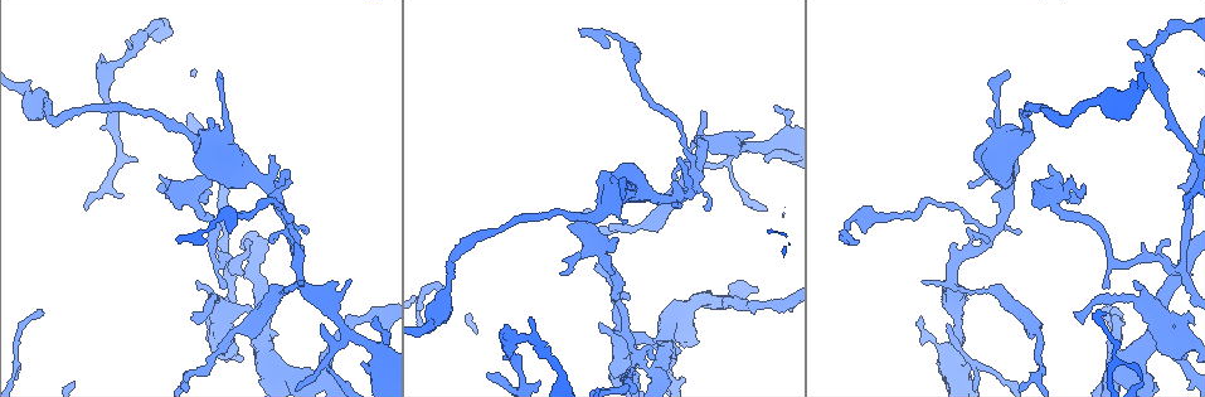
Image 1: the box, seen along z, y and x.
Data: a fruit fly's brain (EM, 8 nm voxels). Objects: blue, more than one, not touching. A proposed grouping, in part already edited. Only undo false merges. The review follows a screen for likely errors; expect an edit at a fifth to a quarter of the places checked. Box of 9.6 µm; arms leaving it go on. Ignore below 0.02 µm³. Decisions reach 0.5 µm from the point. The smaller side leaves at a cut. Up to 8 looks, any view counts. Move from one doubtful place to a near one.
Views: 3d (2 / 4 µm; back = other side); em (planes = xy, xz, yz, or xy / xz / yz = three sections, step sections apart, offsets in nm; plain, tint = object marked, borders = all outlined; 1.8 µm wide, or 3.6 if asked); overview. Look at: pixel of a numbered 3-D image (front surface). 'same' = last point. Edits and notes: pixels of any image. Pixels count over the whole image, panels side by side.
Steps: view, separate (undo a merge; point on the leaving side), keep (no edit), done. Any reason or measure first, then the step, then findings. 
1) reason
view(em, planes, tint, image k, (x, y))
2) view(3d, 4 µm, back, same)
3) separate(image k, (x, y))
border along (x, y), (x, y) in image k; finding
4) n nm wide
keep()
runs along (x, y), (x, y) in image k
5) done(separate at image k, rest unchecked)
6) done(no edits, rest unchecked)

four or more arms meet
view(3d, 4 µm, image 1, (641, 364))

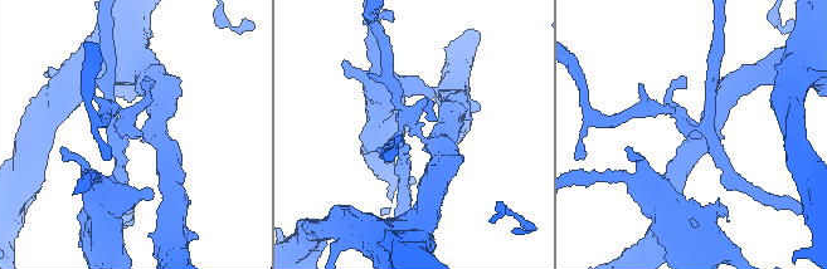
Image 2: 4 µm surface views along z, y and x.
view(em, planes, tint, image 2, (131, 131))

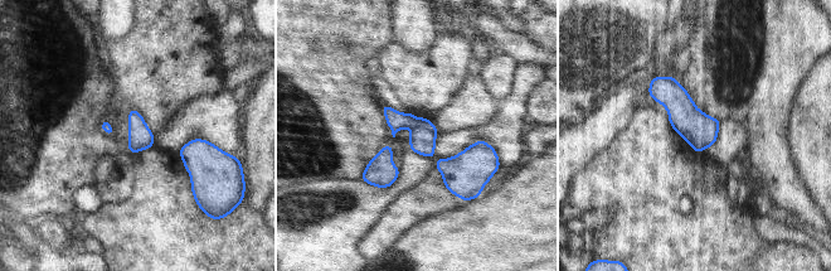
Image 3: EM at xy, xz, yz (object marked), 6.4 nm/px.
160 nm wide
separate(image 3, (395, 120))
the part that leaves runs along (385, 109), (398, 121), (431, 127) in image 3; a second neuron is stuck on

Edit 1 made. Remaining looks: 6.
see it whole again
view(overview)

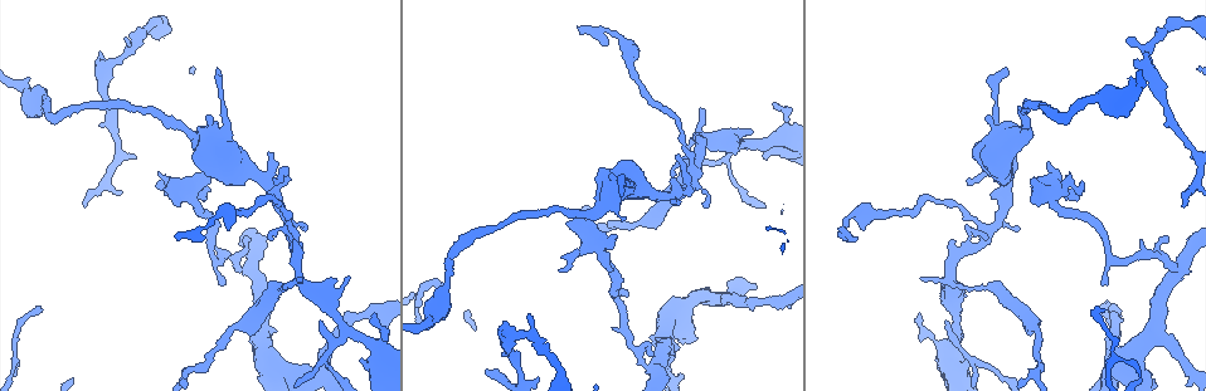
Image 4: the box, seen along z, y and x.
view(em, yz, step 8, tint, image 4, (295, 371))

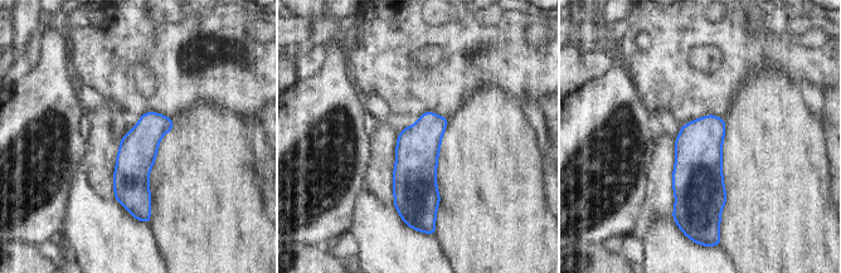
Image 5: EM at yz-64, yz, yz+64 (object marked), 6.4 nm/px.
240 nm wide
keep()
one neuron here

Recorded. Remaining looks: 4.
view(em, planes, tint, image 4, (950, 280))

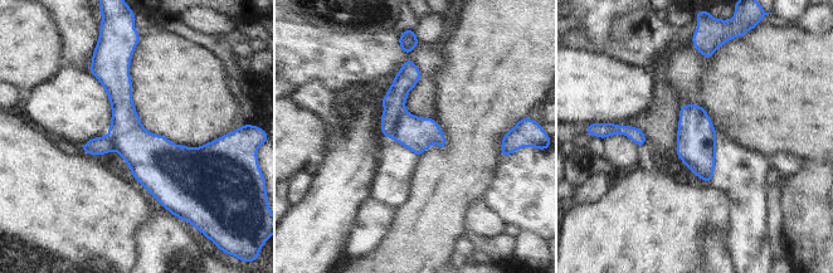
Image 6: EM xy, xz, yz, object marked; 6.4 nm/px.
separate(image 6, (394, 102))
the part that leaves runs along (408, 63), (388, 133) in image 6; two neurons meet here

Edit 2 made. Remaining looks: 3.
done(separate at image 3, separate at image 6, rest unchecked)

